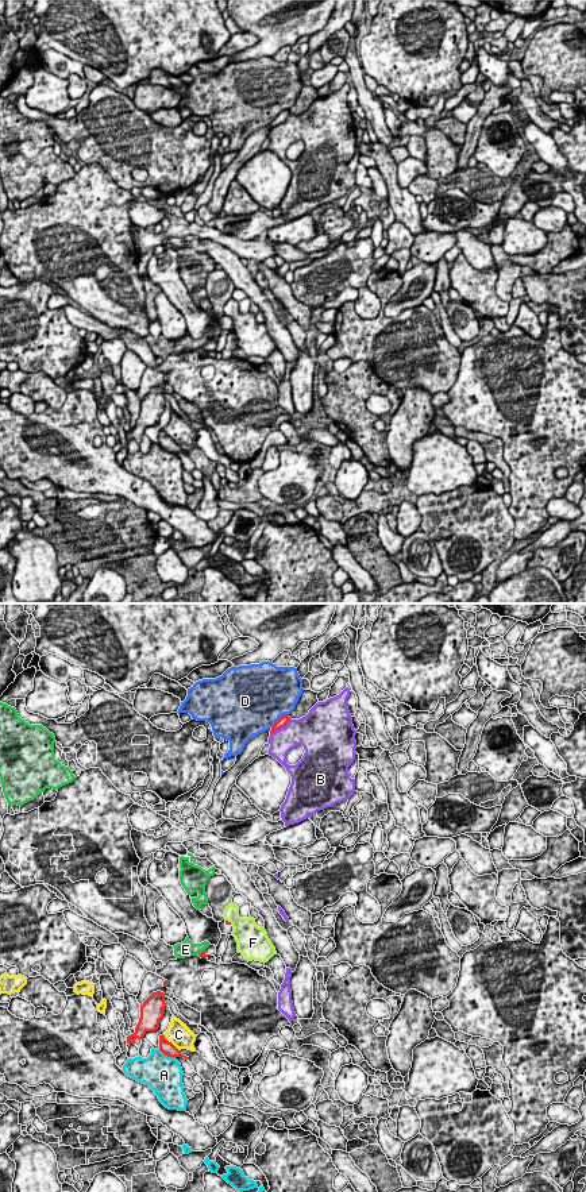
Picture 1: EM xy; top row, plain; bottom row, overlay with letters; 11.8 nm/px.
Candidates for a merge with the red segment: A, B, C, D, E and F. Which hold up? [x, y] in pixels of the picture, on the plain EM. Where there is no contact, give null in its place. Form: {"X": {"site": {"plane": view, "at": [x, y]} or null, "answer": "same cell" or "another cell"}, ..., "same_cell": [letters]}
{"A": {"site": {"plane": "xy", "at": [166, 450]}, "answer": "another cell"}, "B": {"site": {"plane": "xy", "at": [280, 123]}, "answer": "another cell"}, "C": {"site": {"plane": "xy", "at": [170, 438]}, "answer": "another cell"}, "D": {"site": {"plane": "xy", "at": [278, 115]}, "answer": "another cell"}, "E": {"site": {"plane": "xy", "at": [201, 347]}, "answer": "another cell"}, "F": {"site": {"plane": "xy", "at": [227, 316]}, "answer": "another cell"}, "same_cell": []}

